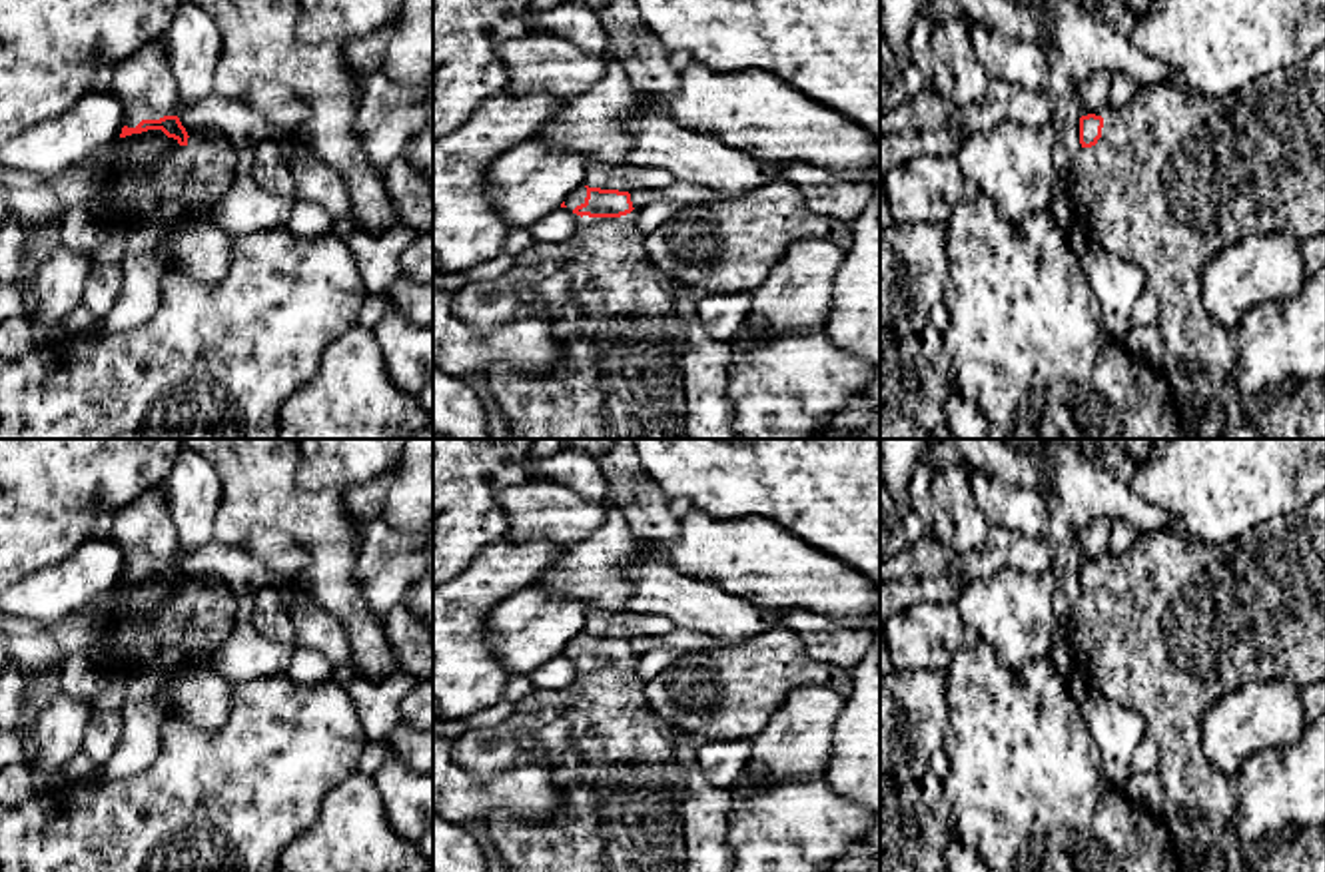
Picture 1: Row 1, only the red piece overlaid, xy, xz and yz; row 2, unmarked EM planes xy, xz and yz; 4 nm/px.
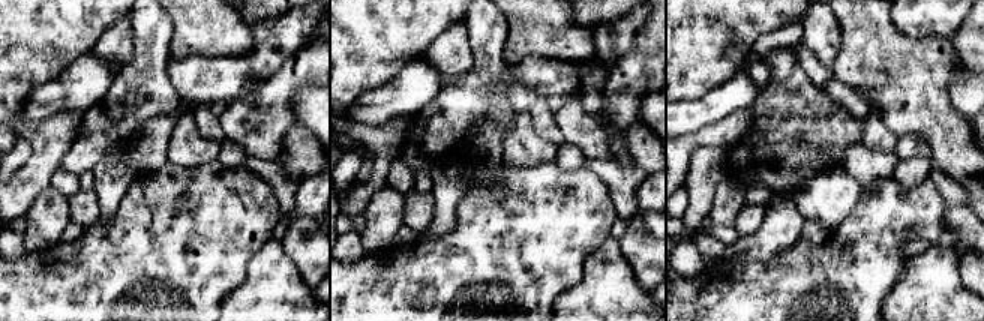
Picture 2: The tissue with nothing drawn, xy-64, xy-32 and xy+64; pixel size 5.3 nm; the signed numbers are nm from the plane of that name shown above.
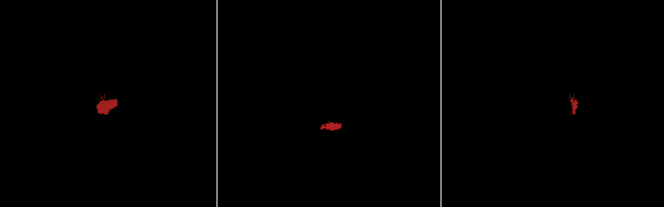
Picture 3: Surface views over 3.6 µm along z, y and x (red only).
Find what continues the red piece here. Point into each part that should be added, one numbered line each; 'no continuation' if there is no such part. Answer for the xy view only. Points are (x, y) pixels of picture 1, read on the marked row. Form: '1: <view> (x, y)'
1: xy (144, 82)

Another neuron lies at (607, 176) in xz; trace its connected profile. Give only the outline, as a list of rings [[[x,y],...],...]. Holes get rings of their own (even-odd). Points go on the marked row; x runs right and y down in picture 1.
[[[587,164],[583,186],[619,192],[649,192],[672,186],[676,180],[662,168],[635,168],[631,164]]]

